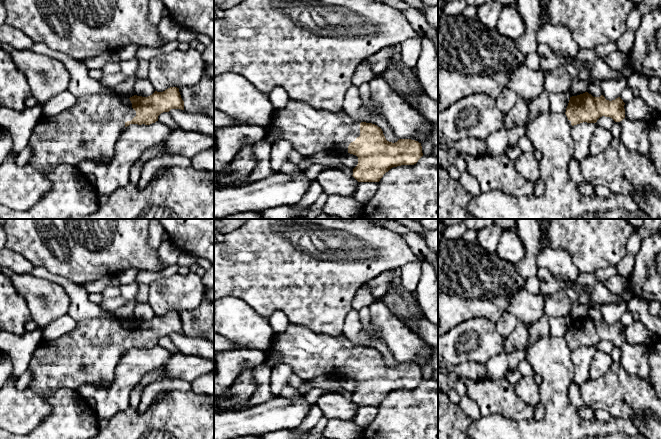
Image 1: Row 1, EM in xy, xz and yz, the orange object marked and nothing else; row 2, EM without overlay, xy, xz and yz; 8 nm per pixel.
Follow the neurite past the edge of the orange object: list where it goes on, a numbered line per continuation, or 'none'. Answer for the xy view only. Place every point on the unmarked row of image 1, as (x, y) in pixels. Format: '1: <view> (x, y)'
1: xy (88, 355)

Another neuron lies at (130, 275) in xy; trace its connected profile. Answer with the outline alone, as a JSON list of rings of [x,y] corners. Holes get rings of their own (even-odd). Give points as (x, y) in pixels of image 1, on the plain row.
[[[130,268],[125,272],[117,274],[117,277],[119,278],[121,284],[126,284],[130,282],[135,282],[139,273],[140,273],[139,269]]]

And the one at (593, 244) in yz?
[[[538,219],[540,225],[548,223],[546,232],[549,248],[566,250],[580,273],[594,274],[598,269],[616,266],[627,254],[627,242],[634,230],[625,219]]]

